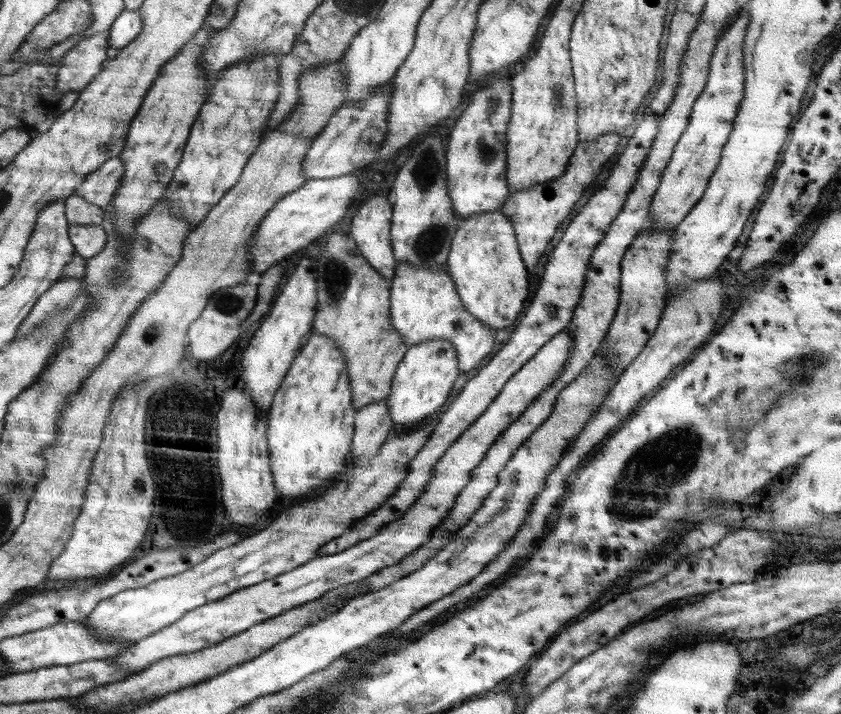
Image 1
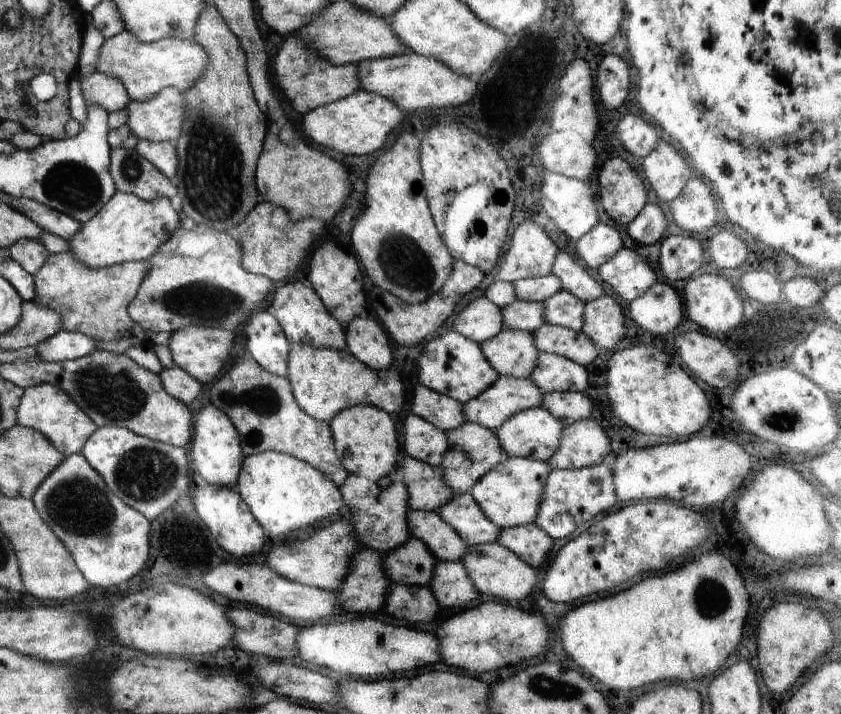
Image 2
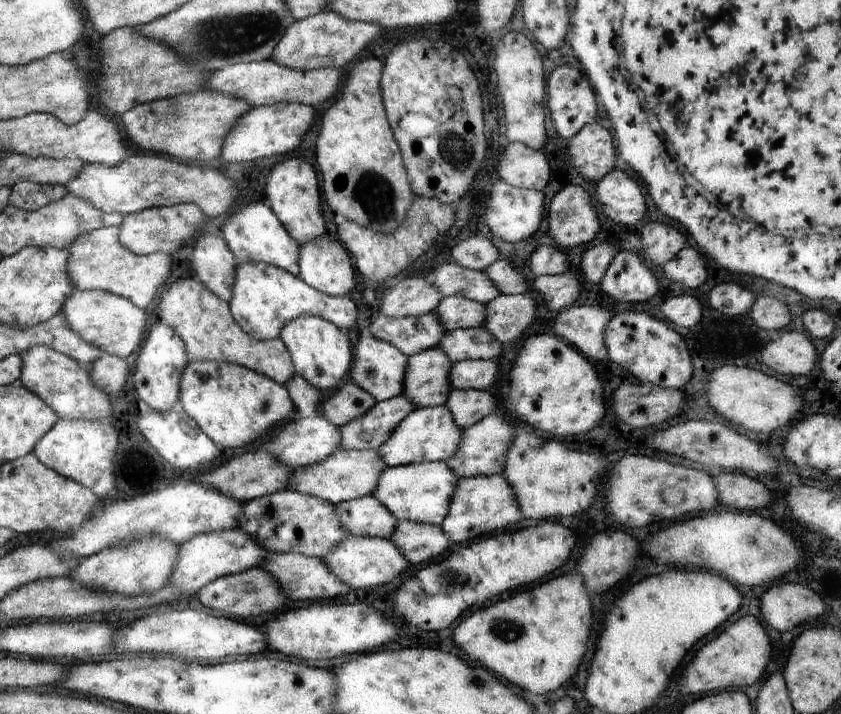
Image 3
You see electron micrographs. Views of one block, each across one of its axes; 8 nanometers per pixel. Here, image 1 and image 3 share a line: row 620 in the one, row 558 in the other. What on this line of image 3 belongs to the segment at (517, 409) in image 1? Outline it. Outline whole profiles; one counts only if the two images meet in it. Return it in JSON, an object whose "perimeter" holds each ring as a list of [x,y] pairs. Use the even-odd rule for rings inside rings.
{"perimeter":[[[240,527],[232,530],[212,530],[204,534],[196,534],[196,537],[190,538],[184,542],[178,550],[178,564],[172,570],[170,584],[178,586],[182,594],[192,594],[199,592],[206,584],[214,582],[216,578],[223,575],[240,574],[250,568],[261,568],[266,564],[270,550],[266,550],[260,542],[256,542],[252,536],[244,534]]]}

